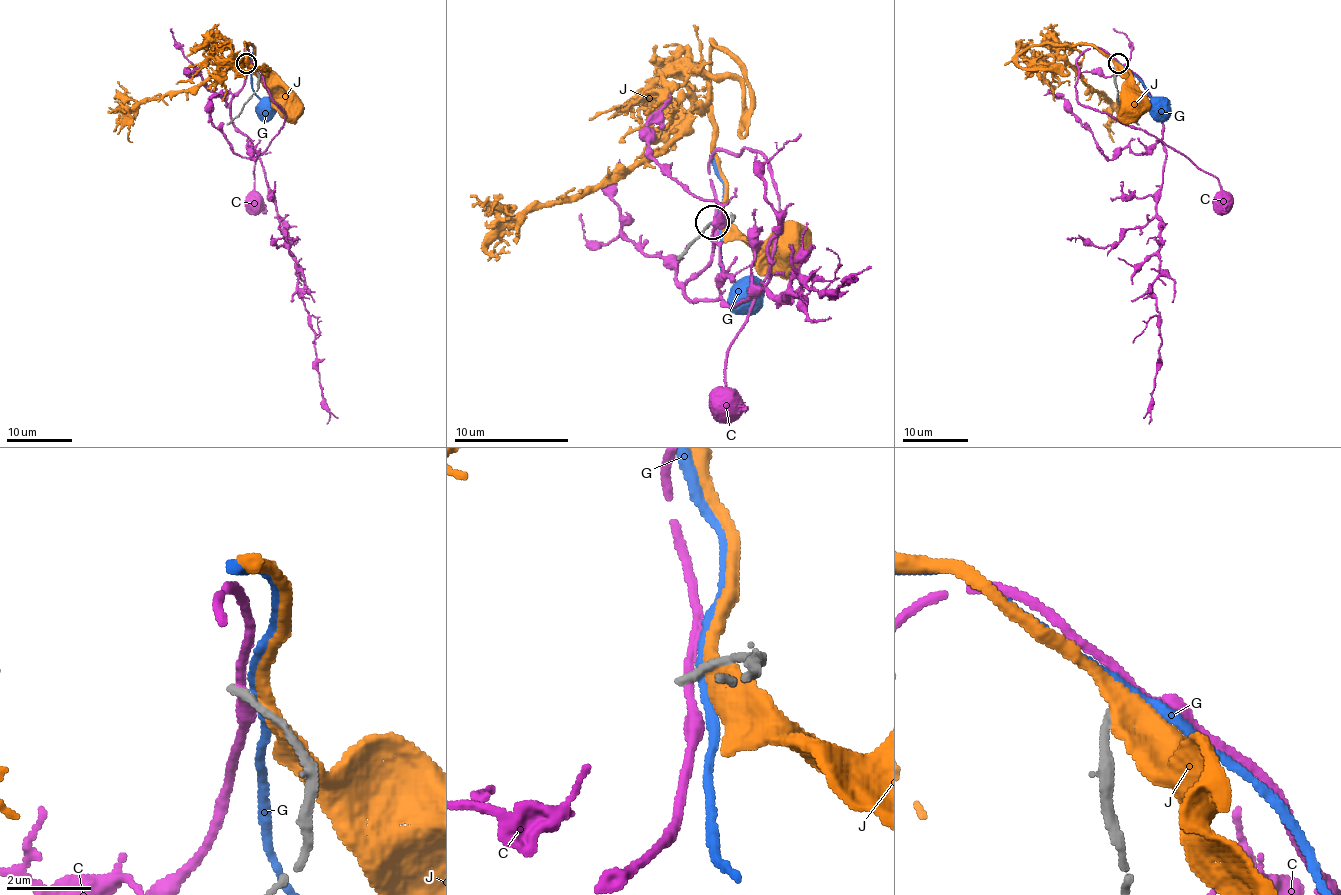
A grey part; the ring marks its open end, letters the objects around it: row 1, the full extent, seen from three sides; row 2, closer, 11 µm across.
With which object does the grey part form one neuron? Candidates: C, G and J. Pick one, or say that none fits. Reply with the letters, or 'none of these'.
none of these

